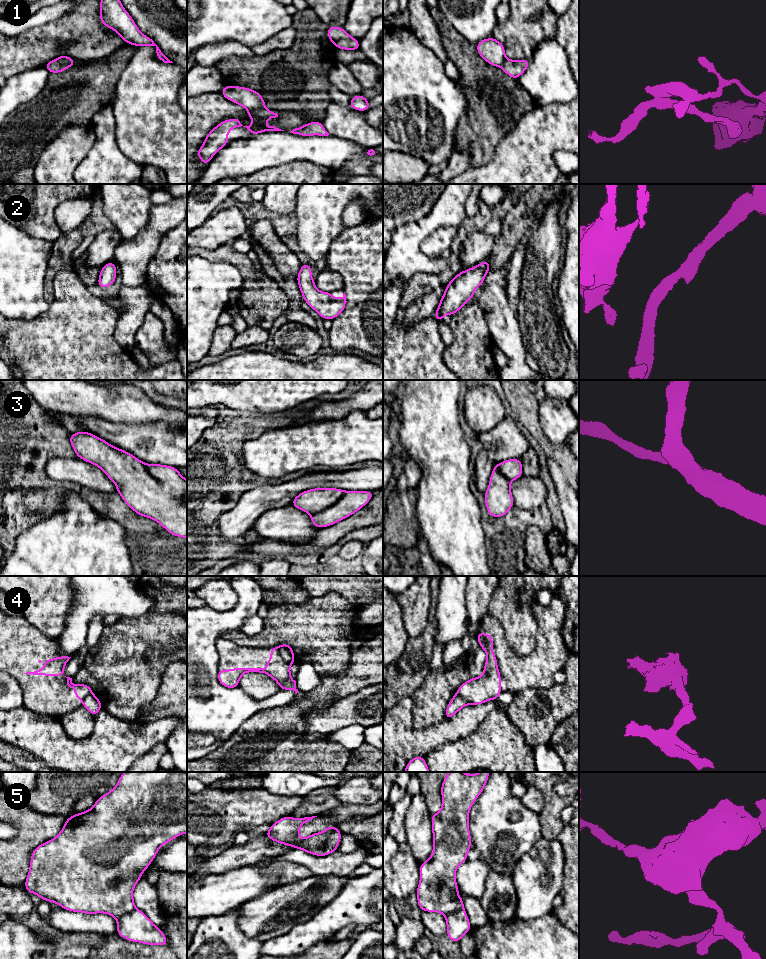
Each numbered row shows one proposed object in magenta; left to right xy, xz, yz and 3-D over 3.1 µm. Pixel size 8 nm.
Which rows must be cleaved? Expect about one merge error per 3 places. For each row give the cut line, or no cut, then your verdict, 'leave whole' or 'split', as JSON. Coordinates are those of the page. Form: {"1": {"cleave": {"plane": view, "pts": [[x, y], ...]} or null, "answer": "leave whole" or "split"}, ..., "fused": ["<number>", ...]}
{"1": {"cleave": {"plane": "xz", "pts": [[264, 107], [249, 110]]}, "answer": "split"}, "2": {"cleave": null, "answer": "leave whole"}, "3": {"cleave": null, "answer": "leave whole"}, "4": {"cleave": {"plane": "xz", "pts": [[277, 647], [280, 655], [291, 663]]}, "answer": "split"}, "5": {"cleave": {"plane": "xz", "pts": [[335, 827], [328, 839], [314, 854]]}, "answer": "split"}, "fused": ["1", "4", "5"]}

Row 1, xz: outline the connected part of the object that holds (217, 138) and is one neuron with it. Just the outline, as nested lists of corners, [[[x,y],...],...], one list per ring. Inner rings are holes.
[[[266,108],[256,109],[256,110],[249,110],[249,111],[248,111],[248,114],[247,114],[247,117],[254,119],[253,123],[252,123],[250,126],[243,126],[238,119],[226,119],[226,120],[222,121],[219,125],[215,126],[215,127],[207,134],[207,136],[206,136],[206,138],[205,138],[205,140],[204,140],[203,145],[198,149],[198,151],[197,151],[197,153],[196,153],[197,156],[201,159],[203,165],[207,165],[207,164],[210,162],[210,160],[213,158],[213,156],[214,156],[221,148],[225,147],[225,146],[228,144],[228,131],[229,131],[229,130],[232,130],[232,129],[234,129],[234,128],[238,128],[238,127],[243,126],[243,127],[246,127],[246,128],[248,129],[248,131],[249,131],[249,133],[250,133],[251,135],[259,134],[259,133],[262,133],[262,132],[265,132],[265,131],[284,131],[284,130],[281,130],[281,129],[279,129],[279,128],[276,128],[275,126],[266,126],[266,125],[265,125],[265,123],[264,123],[265,120],[268,120],[269,118],[276,118],[276,117],[278,117],[278,114],[277,114],[277,113],[274,113],[272,110],[268,110],[268,109],[266,109]]]

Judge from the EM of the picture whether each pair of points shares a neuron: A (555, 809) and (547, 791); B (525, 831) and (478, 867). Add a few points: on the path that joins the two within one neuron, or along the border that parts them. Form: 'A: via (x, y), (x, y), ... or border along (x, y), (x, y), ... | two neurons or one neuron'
A: via (553, 805), (550, 795) | one neuron
B: border along (481, 857), (491, 869) | two neurons

